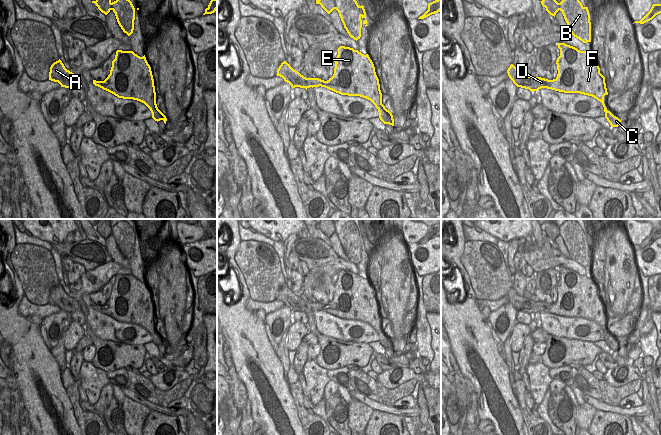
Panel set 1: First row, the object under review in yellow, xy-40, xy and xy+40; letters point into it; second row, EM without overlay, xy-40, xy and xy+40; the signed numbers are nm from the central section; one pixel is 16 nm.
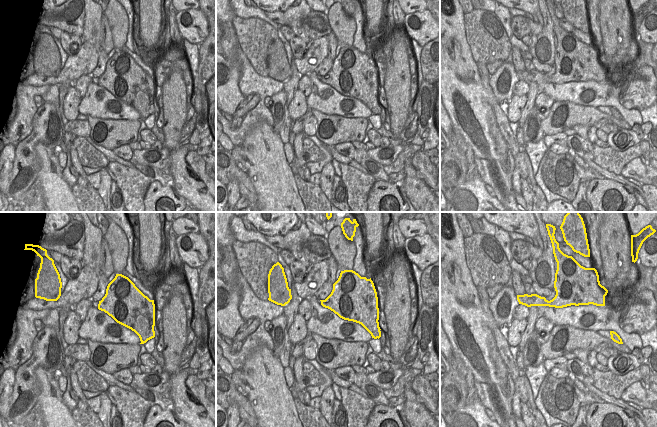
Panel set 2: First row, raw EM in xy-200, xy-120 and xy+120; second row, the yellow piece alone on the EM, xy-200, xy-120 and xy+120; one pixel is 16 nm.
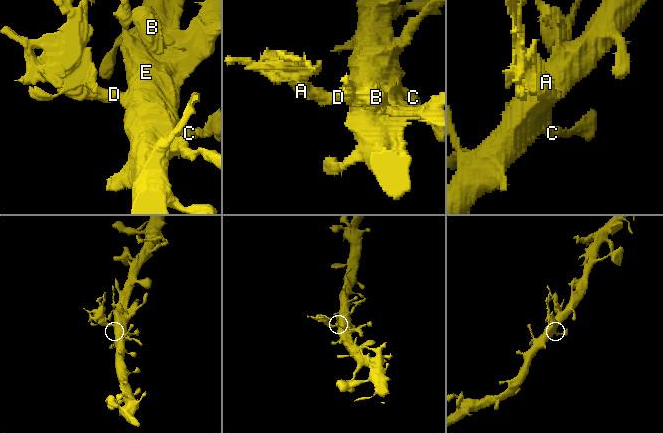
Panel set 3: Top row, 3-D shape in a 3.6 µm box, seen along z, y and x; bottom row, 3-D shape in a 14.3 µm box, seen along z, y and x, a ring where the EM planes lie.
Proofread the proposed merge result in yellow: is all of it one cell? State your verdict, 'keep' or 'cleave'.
cleave

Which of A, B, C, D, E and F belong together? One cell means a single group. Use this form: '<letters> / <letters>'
A D / B C E F

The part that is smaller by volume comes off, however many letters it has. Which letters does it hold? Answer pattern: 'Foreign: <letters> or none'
Foreign: A, D.

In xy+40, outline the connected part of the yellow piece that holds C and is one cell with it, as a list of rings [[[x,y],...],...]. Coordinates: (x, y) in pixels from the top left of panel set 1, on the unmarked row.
[[[557,267],[560,280],[557,282],[557,301],[546,306],[546,312],[564,316],[580,317],[592,320],[600,325],[604,331],[605,342],[611,351],[618,351],[621,344],[607,334],[604,320],[608,319],[605,301],[600,297],[600,292],[595,280],[586,275],[565,267]]]

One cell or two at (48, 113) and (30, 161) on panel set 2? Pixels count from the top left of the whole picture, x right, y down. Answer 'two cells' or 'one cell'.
one cell

